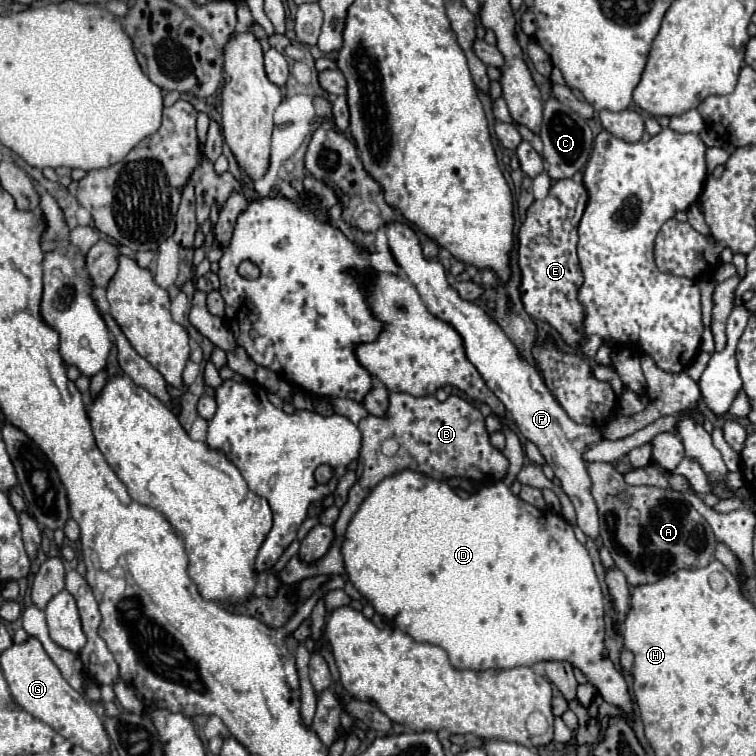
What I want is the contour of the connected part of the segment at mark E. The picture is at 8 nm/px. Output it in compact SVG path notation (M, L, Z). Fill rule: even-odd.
M561 179L555 181L549 189L549 195L545 199L535 201L527 217L517 233L519 241L519 269L521 269L521 301L525 305L525 311L539 321L547 321L561 339L573 347L579 349L585 335L583 335L583 323L585 323L585 309L577 297L581 285L583 285L583 271L577 257L577 227L585 213L589 201L589 193L583 183L575 183L573 179Z

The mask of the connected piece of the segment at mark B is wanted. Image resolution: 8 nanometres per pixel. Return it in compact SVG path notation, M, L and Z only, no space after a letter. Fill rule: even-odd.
M389 393L387 415L383 419L369 415L361 419L359 425L361 425L363 447L357 463L357 483L351 487L349 499L343 505L341 515L333 527L337 533L337 539L333 547L327 551L327 555L313 565L301 563L299 557L291 557L289 563L279 573L275 573L283 585L293 585L313 575L341 575L345 571L345 565L341 559L341 541L343 541L341 533L347 529L351 517L355 515L363 499L369 495L369 491L389 475L409 467L417 473L429 475L439 481L447 481L451 477L465 477L481 485L493 485L501 481L507 473L509 461L503 457L501 451L497 451L489 443L489 433L485 431L485 421L479 409L475 409L473 405L469 405L467 401L455 395L451 395L445 403L439 403L435 397L413 397L409 393ZM389 437L399 441L399 451L393 457L385 457L381 453L381 443Z

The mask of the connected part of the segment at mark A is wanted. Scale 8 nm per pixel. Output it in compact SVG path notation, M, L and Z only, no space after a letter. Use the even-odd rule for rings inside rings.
M589 463L587 473L591 477L591 495L599 509L603 545L609 549L615 565L625 573L631 587L637 583L655 583L681 567L697 569L713 561L713 547L717 539L713 537L709 523L705 523L705 519L683 499L681 491L671 487L631 487L611 463ZM631 507L639 509L643 517L643 523L637 527L631 527L625 521L627 509Z

